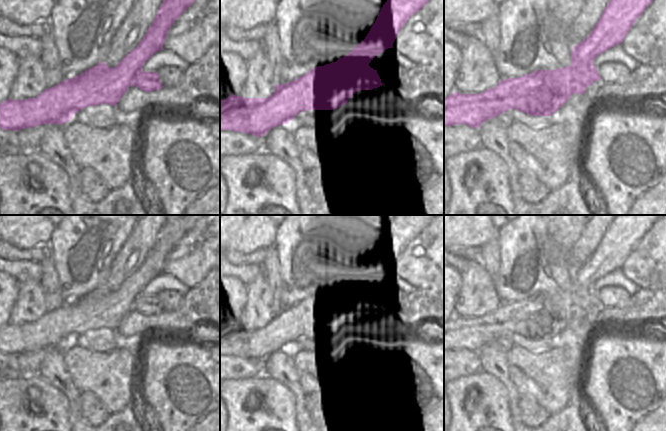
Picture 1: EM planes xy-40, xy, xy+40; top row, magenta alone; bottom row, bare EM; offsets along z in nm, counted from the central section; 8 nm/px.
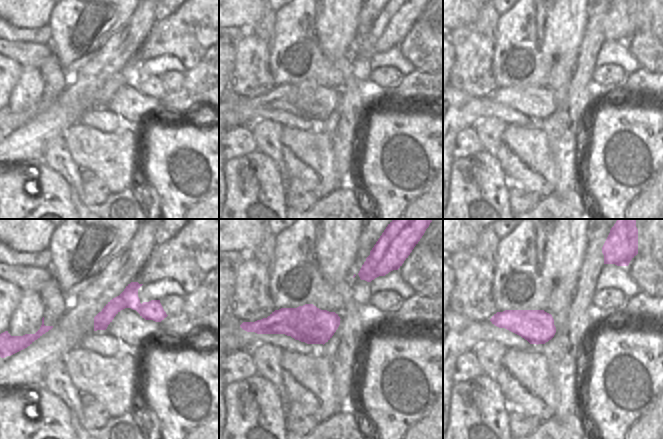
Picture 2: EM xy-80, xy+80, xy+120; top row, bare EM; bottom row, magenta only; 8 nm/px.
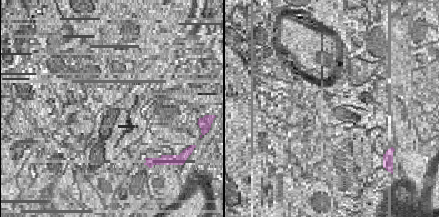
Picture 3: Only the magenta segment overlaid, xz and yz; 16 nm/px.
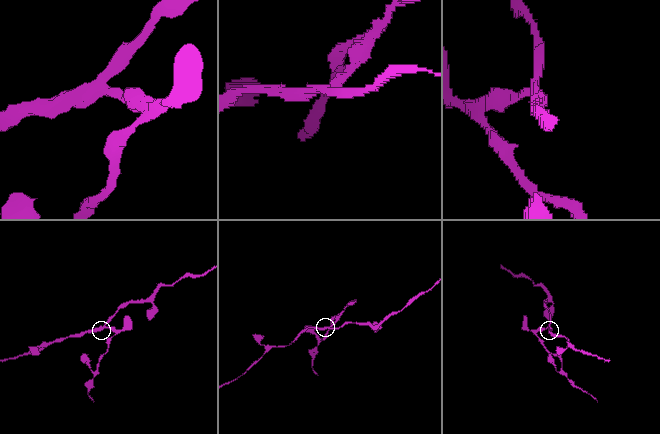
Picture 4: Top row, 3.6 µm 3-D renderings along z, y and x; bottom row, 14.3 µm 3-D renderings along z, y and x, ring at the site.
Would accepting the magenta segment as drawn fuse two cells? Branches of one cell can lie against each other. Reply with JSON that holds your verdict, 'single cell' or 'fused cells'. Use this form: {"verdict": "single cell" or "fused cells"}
{"verdict": "fused cells"}

